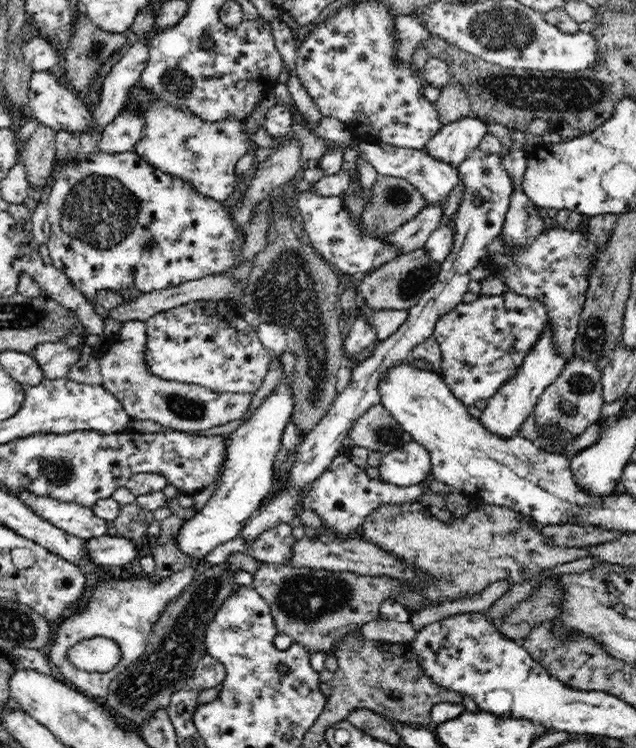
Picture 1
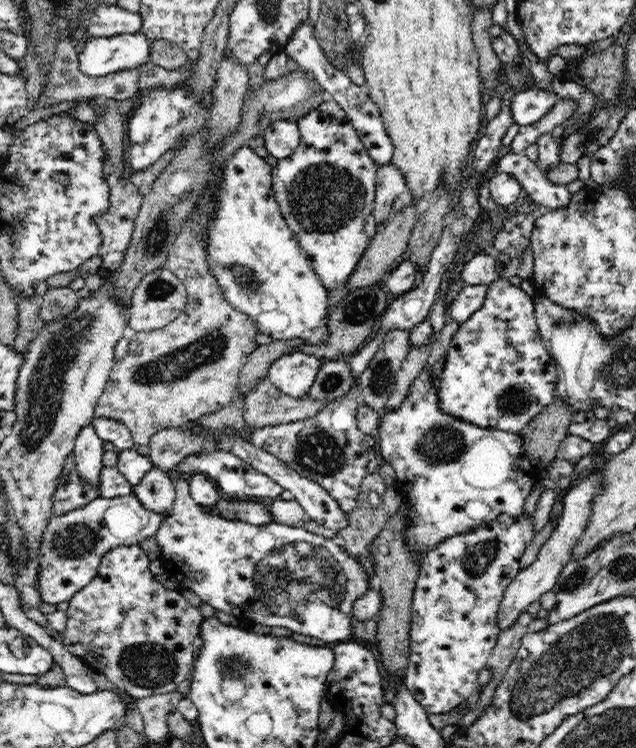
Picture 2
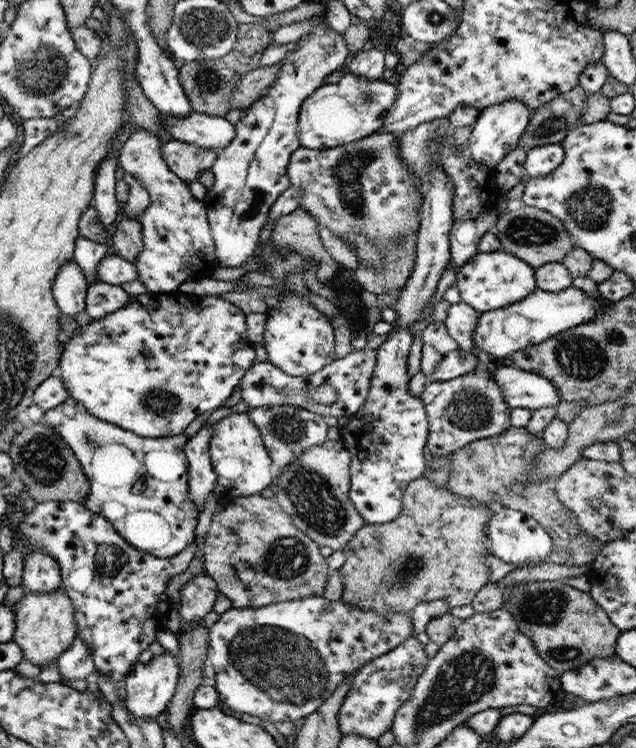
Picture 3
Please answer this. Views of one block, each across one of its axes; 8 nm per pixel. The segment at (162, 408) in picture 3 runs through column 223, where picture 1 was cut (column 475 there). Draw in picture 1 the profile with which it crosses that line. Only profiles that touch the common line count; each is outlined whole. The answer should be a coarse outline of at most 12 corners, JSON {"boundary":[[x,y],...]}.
{"boundary":[[510,291],[436,322],[440,375],[462,405],[492,399],[548,326]]}

